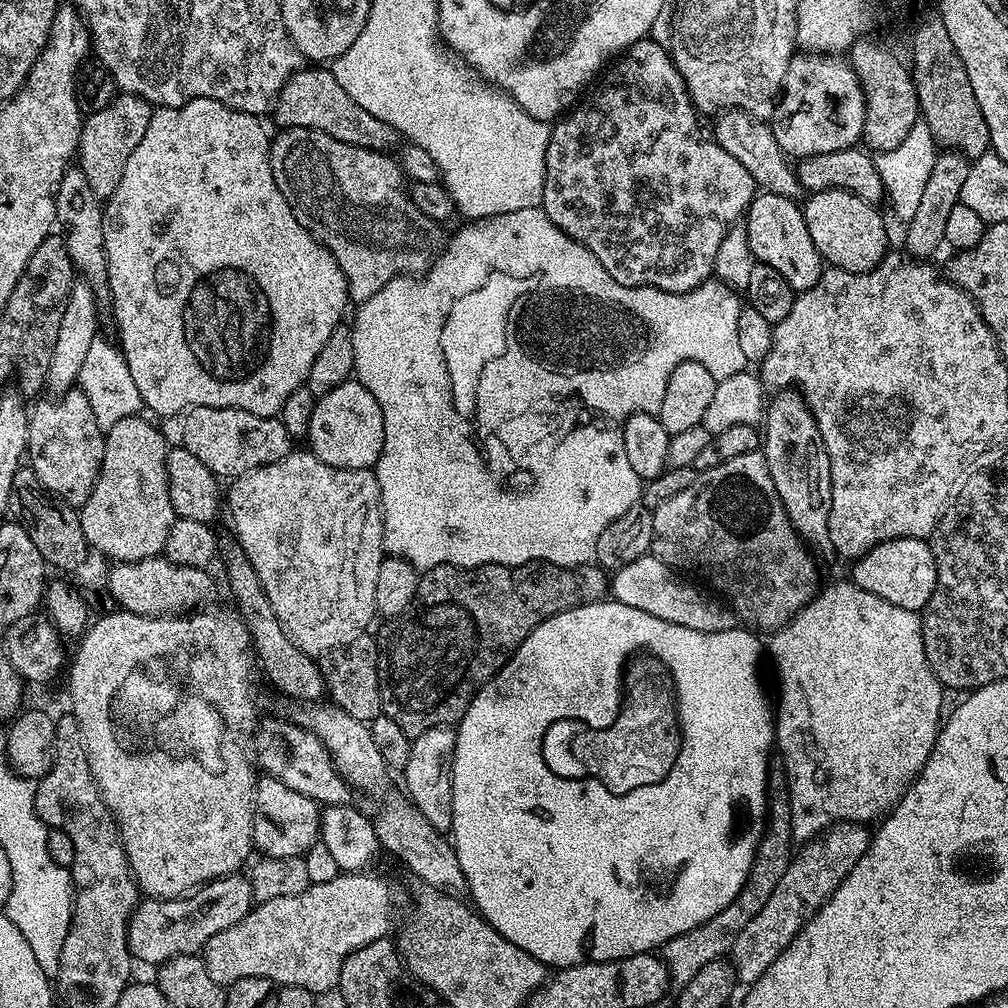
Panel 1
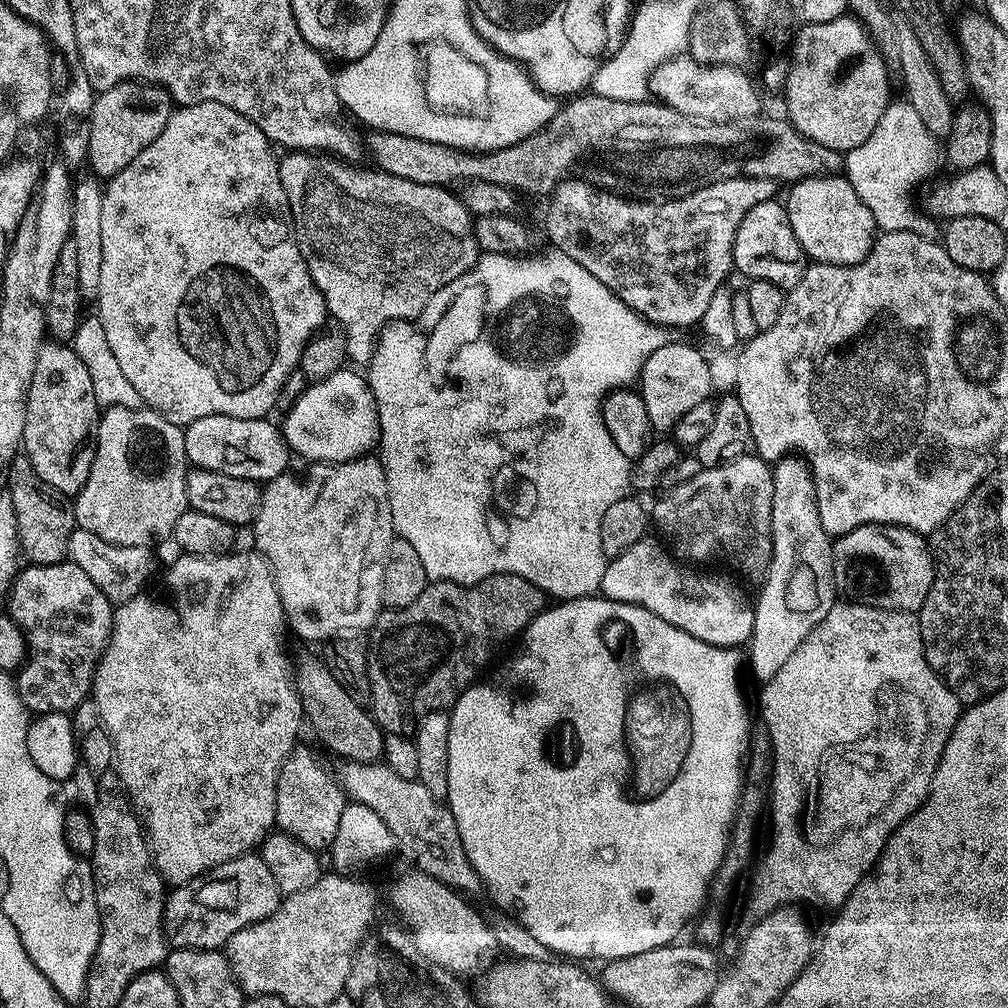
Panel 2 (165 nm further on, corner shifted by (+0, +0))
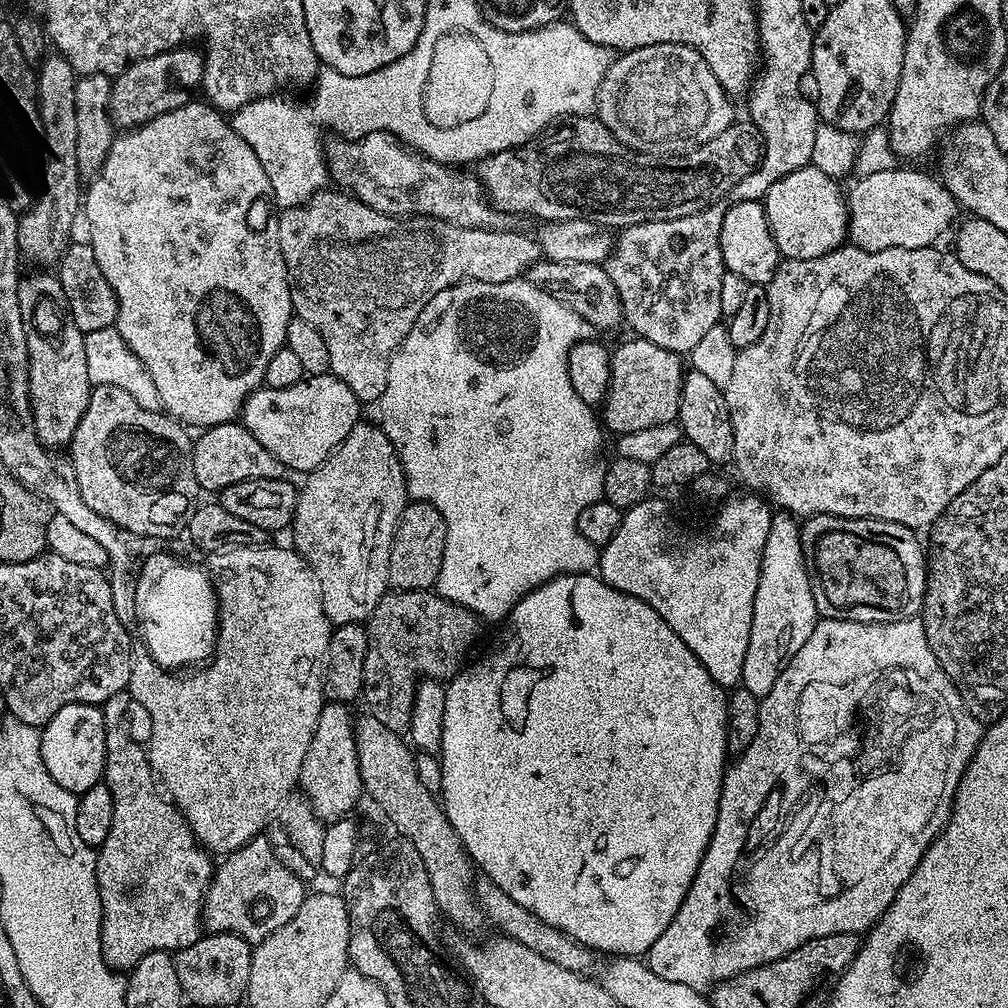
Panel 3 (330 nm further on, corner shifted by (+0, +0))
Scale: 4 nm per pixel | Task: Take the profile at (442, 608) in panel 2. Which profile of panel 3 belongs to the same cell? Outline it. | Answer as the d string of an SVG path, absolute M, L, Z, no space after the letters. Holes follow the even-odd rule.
M389 590L384 593L371 616L366 621L368 630L368 649L366 650L366 670L364 671L364 691L362 700L368 703L367 711L386 730L407 733L410 726L410 714L414 706L416 686L421 680L439 680L447 682L465 667L464 655L472 648L472 639L476 636L478 617L468 608L462 607L432 590L423 592L402 592Z

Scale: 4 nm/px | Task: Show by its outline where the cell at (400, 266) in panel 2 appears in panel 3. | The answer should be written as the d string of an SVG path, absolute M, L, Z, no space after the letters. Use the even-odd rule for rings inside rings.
M321 190L313 192L312 197L304 204L293 208L283 209L278 216L278 242L282 246L282 258L288 267L288 282L292 285L292 311L301 316L322 338L326 341L326 348L330 350L330 372L337 376L361 402L379 401L380 395L386 390L386 378L390 378L390 360L400 343L408 337L410 330L418 322L422 310L427 304L433 303L439 292L446 290L455 284L461 284L464 280L477 280L478 282L510 282L519 280L527 273L528 268L541 259L539 239L523 236L517 230L505 230L502 228L467 228L458 224L451 224L445 220L435 220L433 216L410 216L401 218L399 216L387 216L385 212L374 210L366 206L355 196L343 191Z

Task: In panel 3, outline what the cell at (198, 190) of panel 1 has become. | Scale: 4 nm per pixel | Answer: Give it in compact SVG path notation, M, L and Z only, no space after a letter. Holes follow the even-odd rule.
M193 102L178 106L178 110L158 114L158 118L140 128L121 131L113 139L106 162L91 177L89 184L92 185L89 188L87 185L82 196L82 220L88 223L87 239L94 250L94 258L98 258L98 266L102 274L106 274L106 282L114 286L114 294L118 298L118 318L114 327L122 334L126 346L142 358L142 366L150 370L150 378L154 378L154 387L158 389L158 398L162 398L163 411L185 426L197 424L200 430L233 423L241 415L249 394L264 384L270 358L285 347L286 330L294 315L292 285L288 282L288 267L278 242L278 216L275 211L272 213L274 204L270 178L266 176L262 162L258 162L258 154L254 154L254 150L250 150L245 140L232 129L229 117L219 108L213 108L207 102Z

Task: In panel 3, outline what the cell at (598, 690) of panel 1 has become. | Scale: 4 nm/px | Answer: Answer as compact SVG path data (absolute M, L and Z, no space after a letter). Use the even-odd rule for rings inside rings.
M565 574L547 580L545 584L528 592L519 602L513 604L511 612L506 617L507 624L508 633L504 636L504 645L501 646L500 652L492 652L489 656L482 657L477 664L469 663L461 668L451 680L447 681L446 718L442 718L442 746L438 753L442 766L442 786L439 795L442 797L444 813L448 815L450 826L454 826L458 838L463 842L468 855L478 865L479 871L481 868L484 871L481 873L487 879L493 880L507 896L514 898L514 902L518 902L518 906L526 906L526 910L538 914L538 918L542 918L542 922L550 922L550 926L558 926L558 930L570 934L570 938L582 942L587 948L591 948L597 953L612 952L608 954L616 958L621 956L643 957L650 950L650 946L654 946L654 942L658 942L658 938L662 938L662 930L666 930L666 926L670 926L674 914L678 914L690 886L694 882L694 874L706 854L706 846L714 834L714 822L718 818L718 802L722 794L726 761L730 756L728 751L728 698L725 689L721 688L718 682L714 682L714 678L710 678L706 666L702 666L702 662L698 662L698 658L692 653L690 646L686 646L686 642L682 642L682 638L678 638L678 634L674 634L674 630L670 630L670 626L651 606L630 594L619 592L616 588L610 587L605 580L601 580L596 574Z

